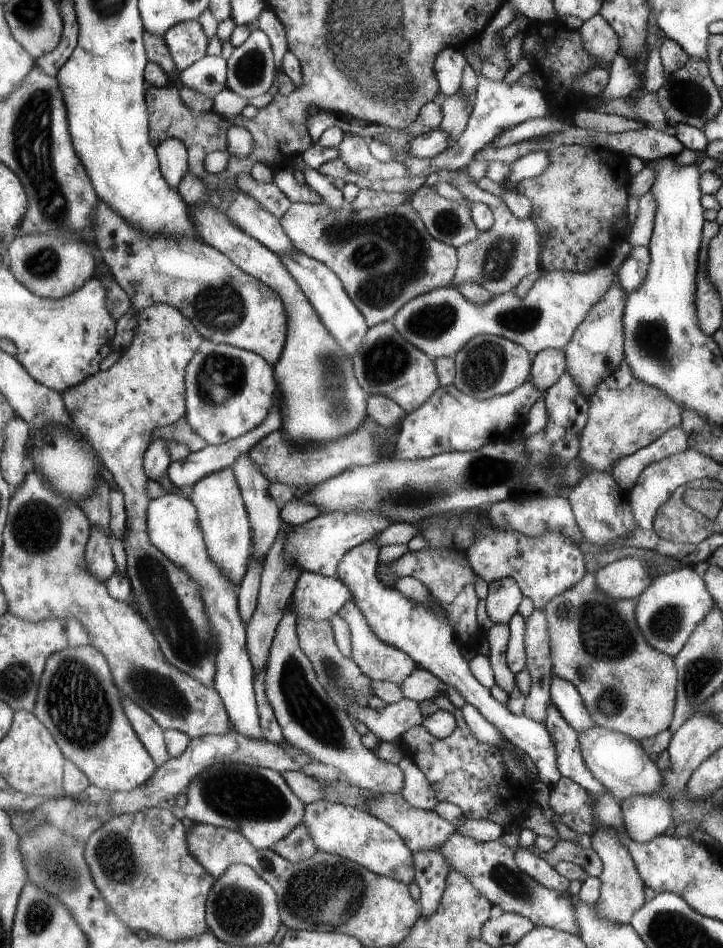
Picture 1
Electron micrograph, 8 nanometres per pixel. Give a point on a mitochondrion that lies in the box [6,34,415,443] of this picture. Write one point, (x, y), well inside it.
(32, 130)

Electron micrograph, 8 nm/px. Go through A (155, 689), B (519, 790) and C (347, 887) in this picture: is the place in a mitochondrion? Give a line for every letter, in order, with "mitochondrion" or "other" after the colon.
A: mitochondrion
B: other
C: mitochondrion

